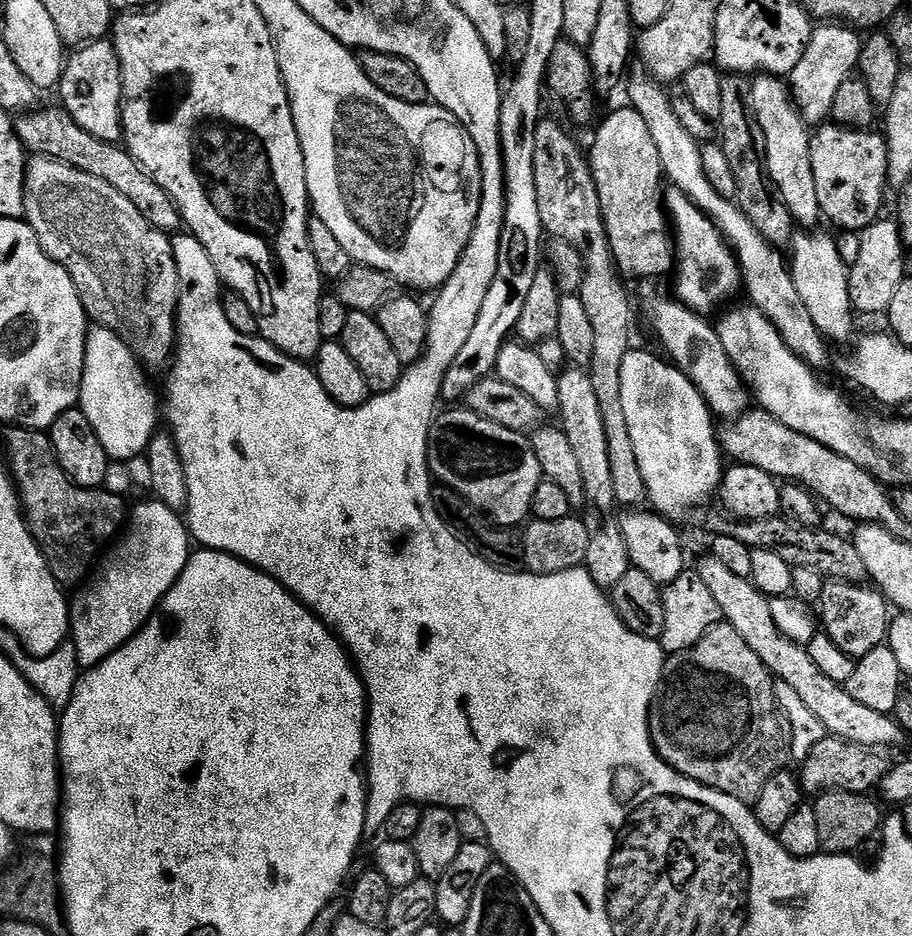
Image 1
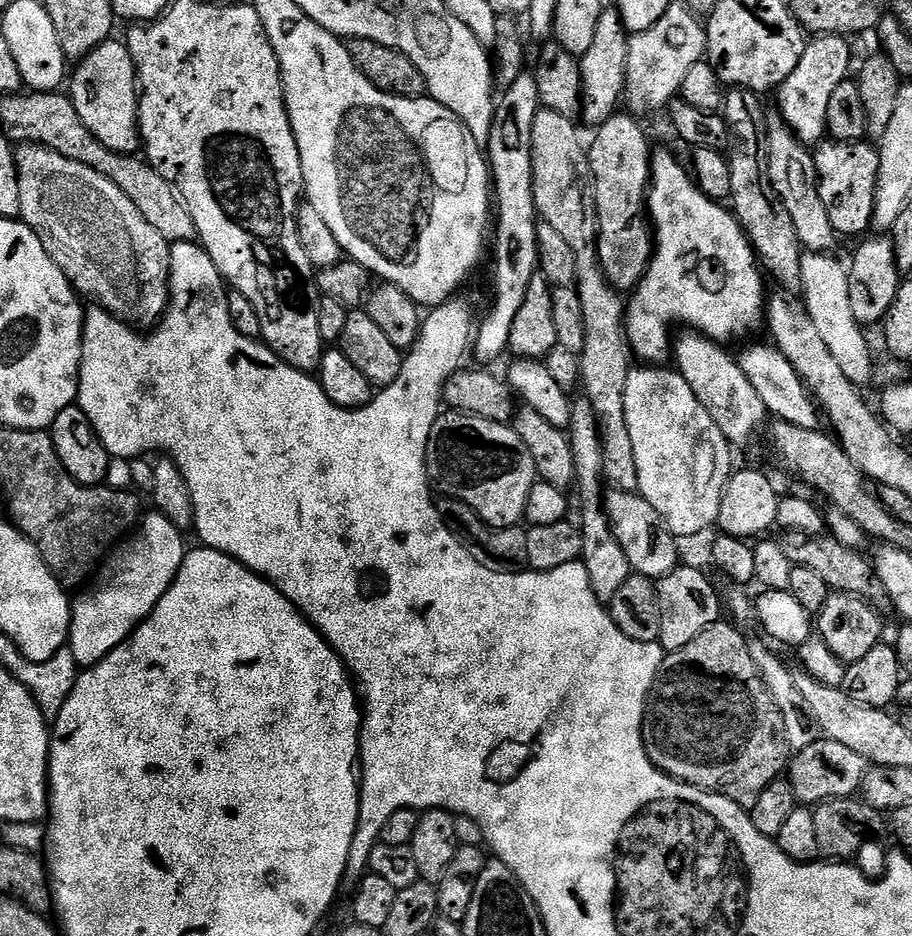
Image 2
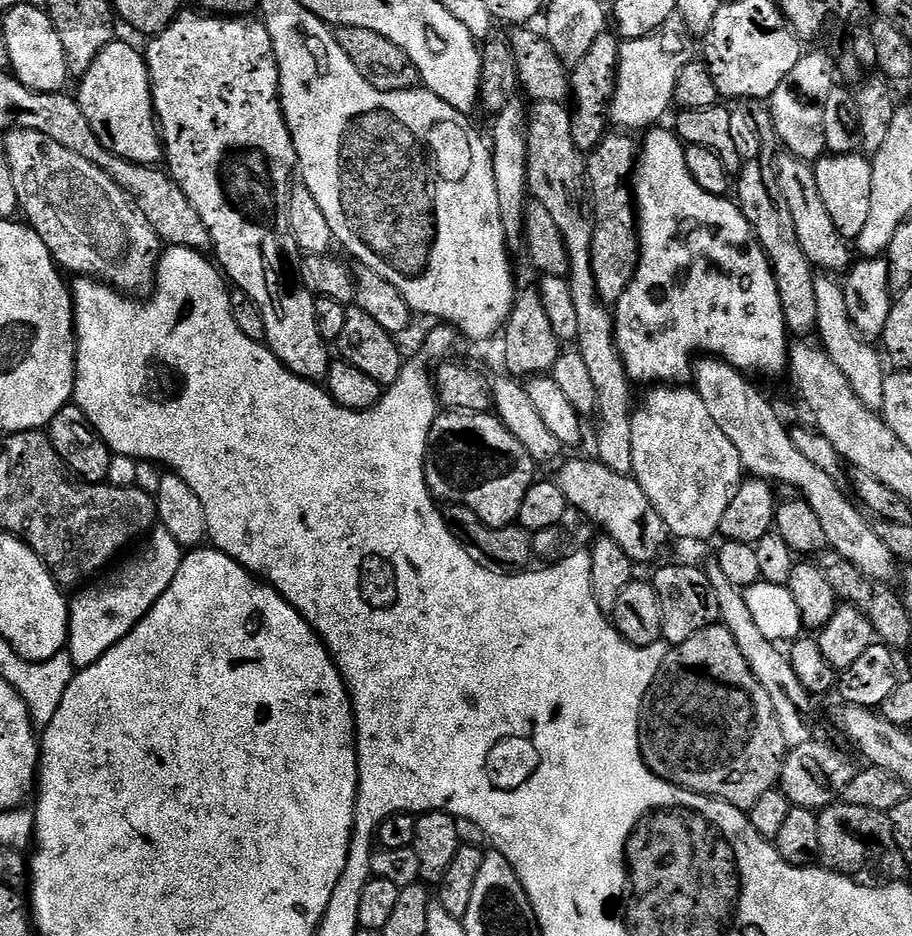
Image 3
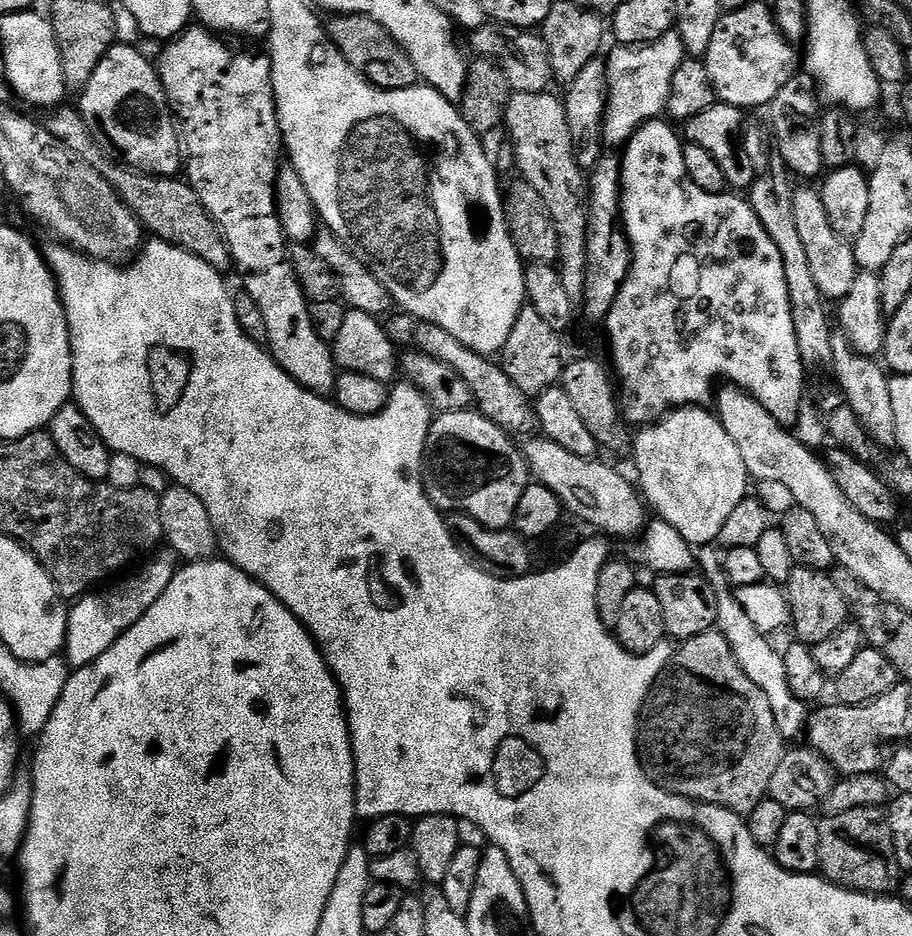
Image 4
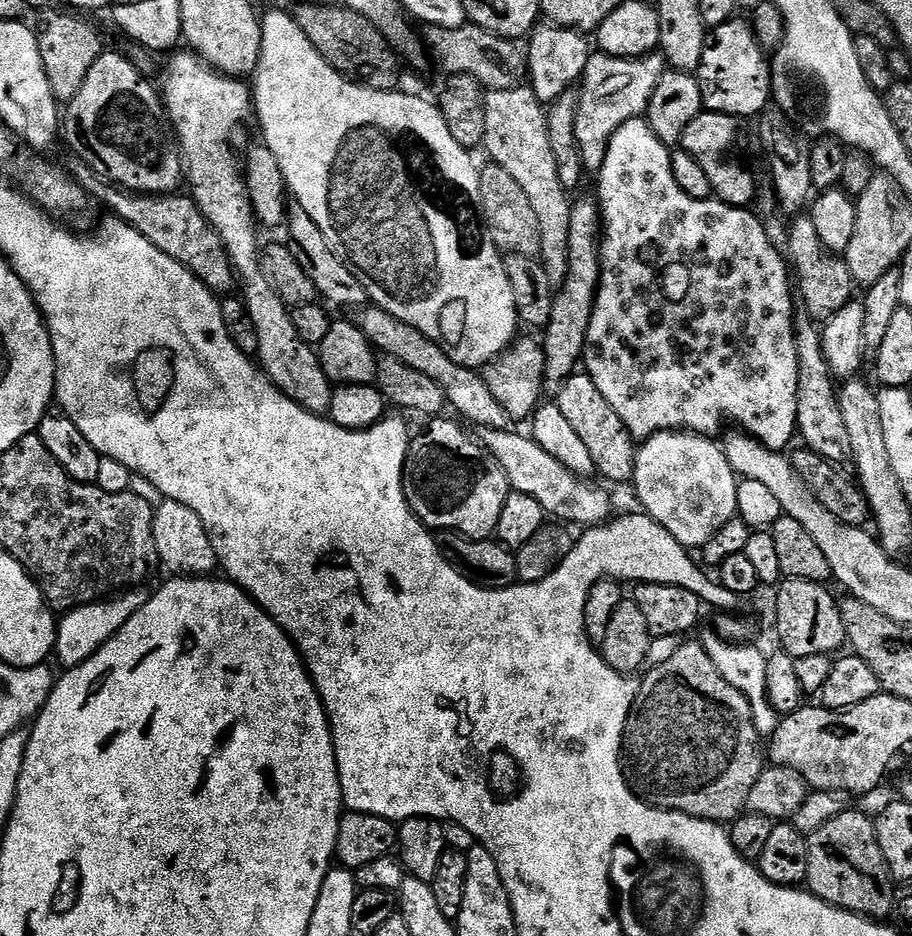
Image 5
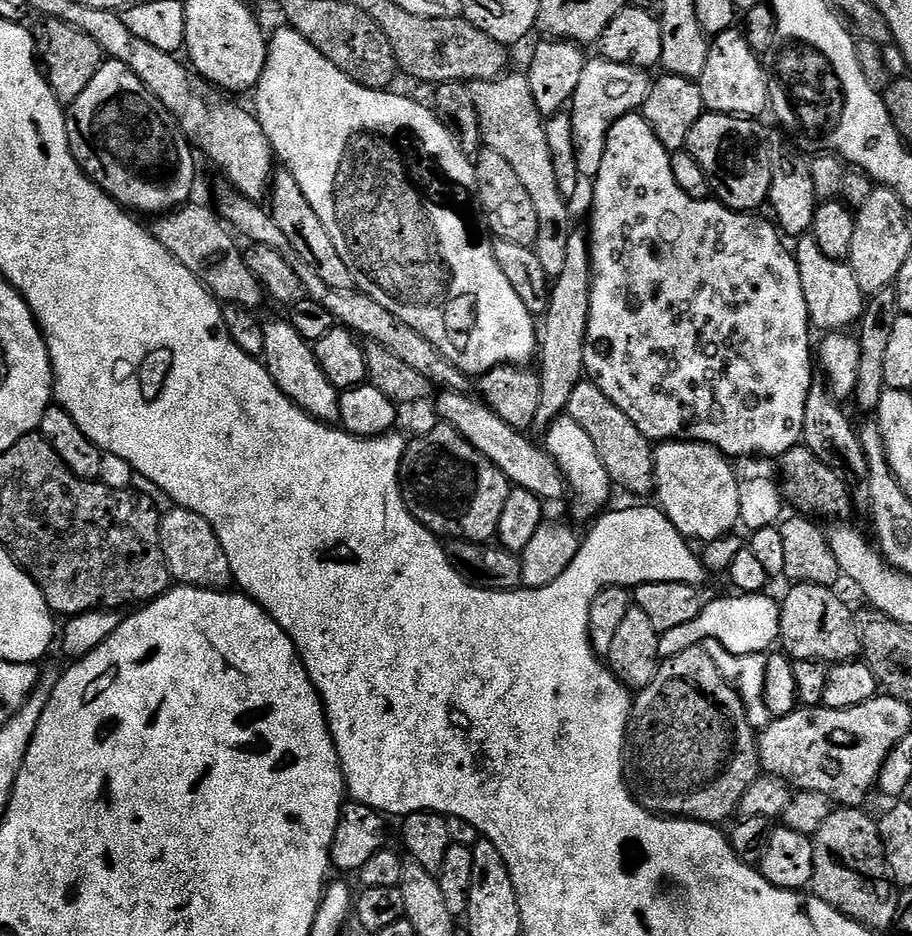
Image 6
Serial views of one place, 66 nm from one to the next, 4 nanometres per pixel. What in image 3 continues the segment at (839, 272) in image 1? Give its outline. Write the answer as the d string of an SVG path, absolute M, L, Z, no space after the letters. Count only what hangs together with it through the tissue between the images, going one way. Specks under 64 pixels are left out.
M828 274L817 275L814 295L818 302L818 322L816 323L818 340L824 352L830 354L830 362L834 362L834 366L838 366L842 374L846 374L862 406L866 406L872 412L880 412L884 406L885 357L877 349L876 353L872 349L875 347L865 340L854 326L850 318L850 310L846 310L844 285L839 279Z

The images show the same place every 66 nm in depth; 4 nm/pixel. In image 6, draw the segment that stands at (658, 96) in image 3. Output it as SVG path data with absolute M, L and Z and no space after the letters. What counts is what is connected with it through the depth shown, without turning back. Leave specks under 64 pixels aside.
M603 58L595 59L585 63L582 79L578 81L578 90L574 90L570 105L574 151L578 170L584 178L595 178L598 170L602 170L602 154L606 154L606 138L610 126L627 112L643 109L650 87L650 76L645 69Z

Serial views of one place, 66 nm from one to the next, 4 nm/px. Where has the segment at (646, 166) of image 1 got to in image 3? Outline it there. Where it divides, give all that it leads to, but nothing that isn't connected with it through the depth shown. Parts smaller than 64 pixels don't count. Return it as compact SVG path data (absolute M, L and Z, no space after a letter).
M616 130L602 138L602 142L586 156L586 176L590 181L590 212L594 217L592 226L592 265L594 266L594 282L598 286L600 301L609 306L615 306L626 294L630 282L634 278L636 268L640 265L640 229L638 213L634 207L634 193L630 181L636 170L638 155L637 141L632 141L631 135Z

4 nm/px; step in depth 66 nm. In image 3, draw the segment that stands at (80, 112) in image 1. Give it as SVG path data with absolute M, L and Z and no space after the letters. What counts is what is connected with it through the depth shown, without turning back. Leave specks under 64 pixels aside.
M117 38L111 44L107 44L102 50L102 54L98 54L98 58L94 58L94 66L90 66L90 70L86 70L86 74L79 77L80 109L82 114L86 114L86 122L90 126L90 130L94 130L96 140L102 142L102 146L106 146L106 150L110 150L118 158L129 160L131 164L156 166L159 165L159 160L161 163L165 159L166 149L162 139L162 129L156 122L148 64L144 61L144 53L139 47L131 48L130 45L123 44L122 40Z

